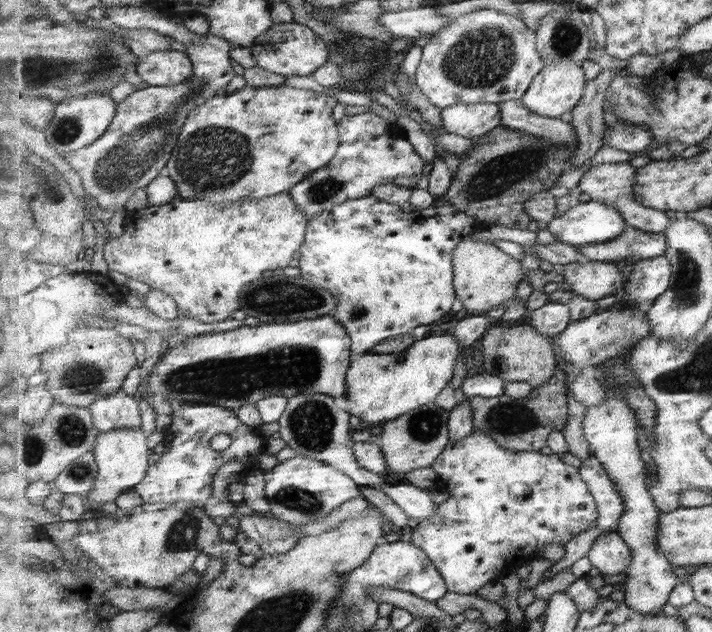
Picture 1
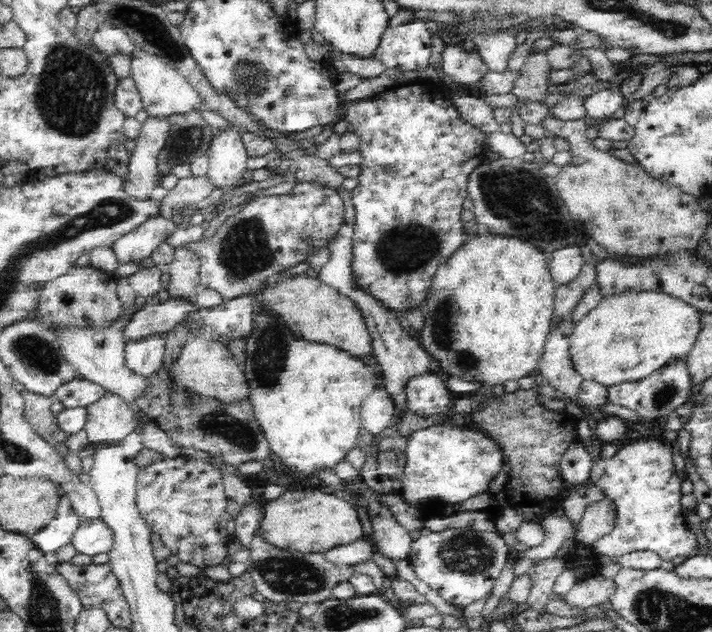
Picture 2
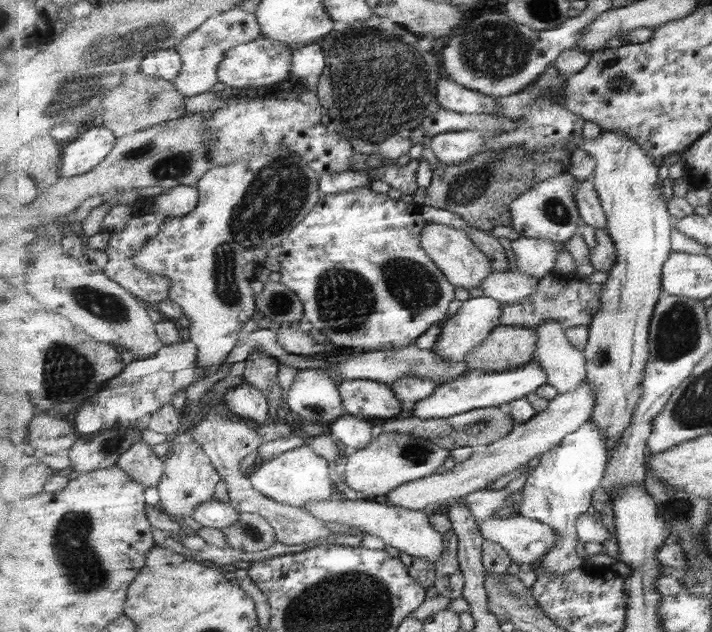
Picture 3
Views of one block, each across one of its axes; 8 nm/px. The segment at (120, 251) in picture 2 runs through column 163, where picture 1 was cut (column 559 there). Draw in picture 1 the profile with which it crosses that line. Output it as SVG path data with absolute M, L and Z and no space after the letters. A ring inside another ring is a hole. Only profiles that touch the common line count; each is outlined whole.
M596 200L579 202L547 225L548 230L557 238L556 242L576 247L609 242L627 229L623 214L615 206Z

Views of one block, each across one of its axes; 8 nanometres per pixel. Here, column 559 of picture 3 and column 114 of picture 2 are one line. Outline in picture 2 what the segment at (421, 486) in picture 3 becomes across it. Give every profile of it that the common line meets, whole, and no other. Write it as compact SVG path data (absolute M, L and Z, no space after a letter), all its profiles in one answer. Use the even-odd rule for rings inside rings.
M117 394L103 396L85 409L87 421L84 430L93 445L108 443L117 446L135 431L134 415L130 406Z

